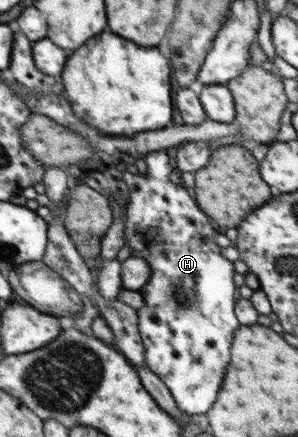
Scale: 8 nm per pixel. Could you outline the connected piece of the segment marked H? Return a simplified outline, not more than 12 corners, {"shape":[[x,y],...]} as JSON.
{"shape":[[126,171],[147,368],[206,414],[241,325],[234,262],[168,178]]}

